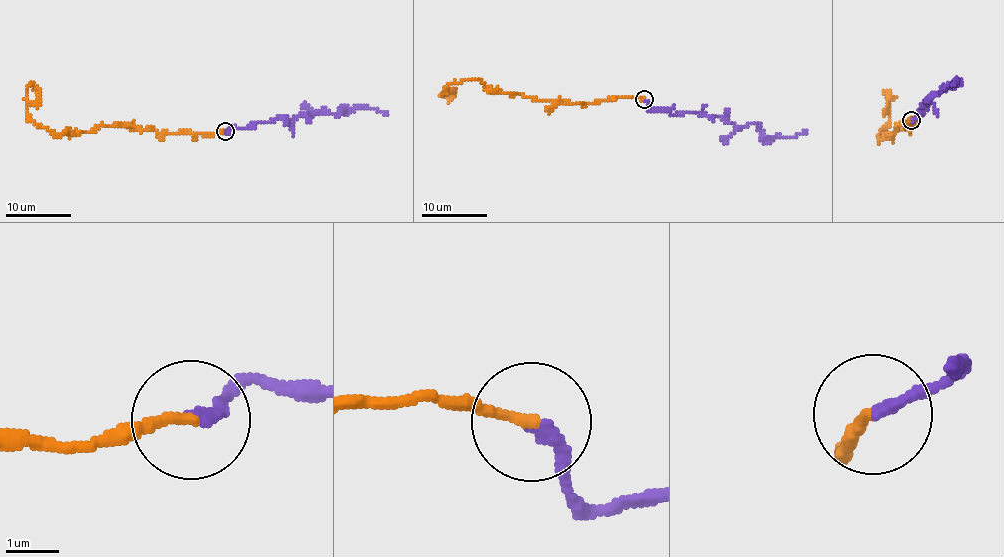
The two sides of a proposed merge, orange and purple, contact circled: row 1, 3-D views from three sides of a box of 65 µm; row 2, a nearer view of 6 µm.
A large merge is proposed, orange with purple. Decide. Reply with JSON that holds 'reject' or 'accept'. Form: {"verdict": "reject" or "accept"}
{"verdict": "reject"}

